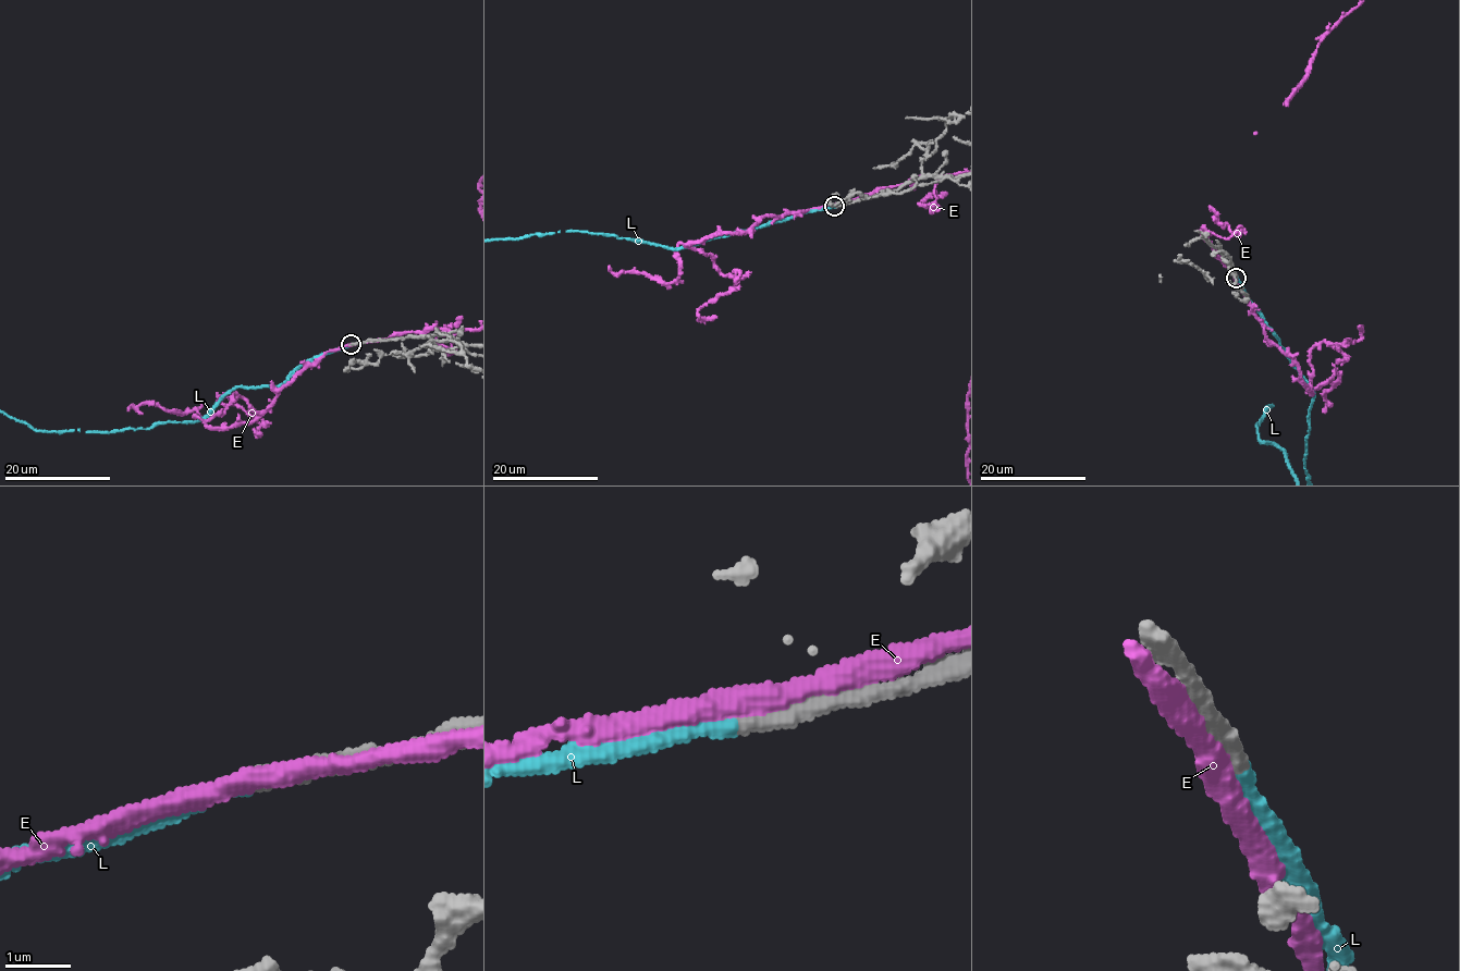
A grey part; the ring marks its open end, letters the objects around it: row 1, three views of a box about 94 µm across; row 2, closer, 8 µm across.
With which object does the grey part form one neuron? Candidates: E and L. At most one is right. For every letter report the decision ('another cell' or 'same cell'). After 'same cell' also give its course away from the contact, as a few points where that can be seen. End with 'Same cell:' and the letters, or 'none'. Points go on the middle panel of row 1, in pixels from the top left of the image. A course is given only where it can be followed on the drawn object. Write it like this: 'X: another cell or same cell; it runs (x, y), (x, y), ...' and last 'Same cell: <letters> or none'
E: another cell
L: same cell
Same cell: L

